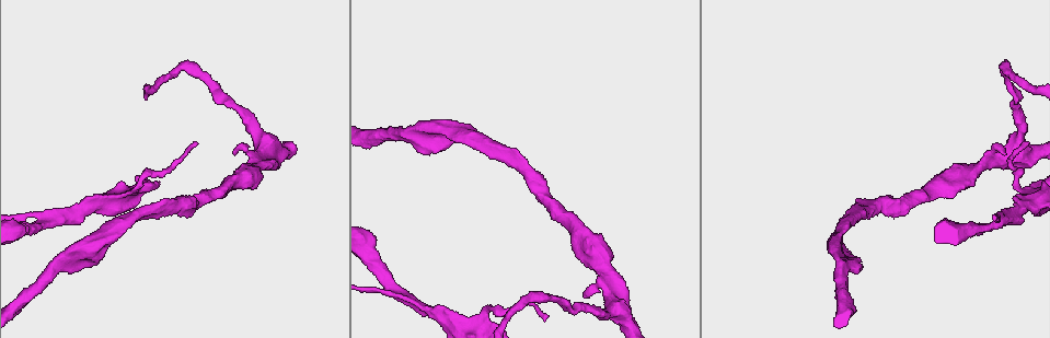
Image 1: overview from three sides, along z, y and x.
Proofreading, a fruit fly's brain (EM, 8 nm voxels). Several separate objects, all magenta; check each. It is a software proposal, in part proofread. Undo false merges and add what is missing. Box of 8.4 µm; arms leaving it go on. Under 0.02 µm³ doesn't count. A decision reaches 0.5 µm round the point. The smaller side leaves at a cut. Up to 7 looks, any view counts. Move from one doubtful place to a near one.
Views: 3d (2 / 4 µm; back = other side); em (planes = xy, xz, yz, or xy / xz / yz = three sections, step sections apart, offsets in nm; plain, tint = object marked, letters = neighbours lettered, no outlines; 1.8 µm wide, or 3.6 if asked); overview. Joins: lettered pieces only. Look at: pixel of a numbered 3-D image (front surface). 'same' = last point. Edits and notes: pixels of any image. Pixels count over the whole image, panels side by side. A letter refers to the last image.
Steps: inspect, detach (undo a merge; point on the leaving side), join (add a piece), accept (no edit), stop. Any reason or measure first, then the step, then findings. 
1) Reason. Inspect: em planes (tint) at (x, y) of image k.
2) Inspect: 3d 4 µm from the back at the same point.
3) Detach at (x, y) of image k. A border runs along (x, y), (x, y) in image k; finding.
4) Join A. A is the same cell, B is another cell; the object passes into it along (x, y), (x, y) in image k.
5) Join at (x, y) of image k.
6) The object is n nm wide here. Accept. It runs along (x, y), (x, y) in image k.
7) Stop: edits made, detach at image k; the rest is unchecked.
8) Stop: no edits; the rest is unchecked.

Side arm on a straight run. Inspect: 3d 2 µm at (394, 290) of image 1.

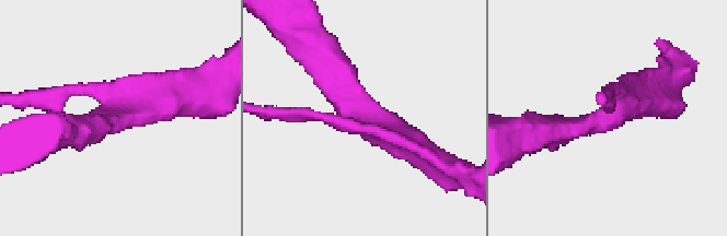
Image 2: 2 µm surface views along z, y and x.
Shape alone is not enough. Inspect: em yz step 16 (tint) at (371, 121) of image 2.

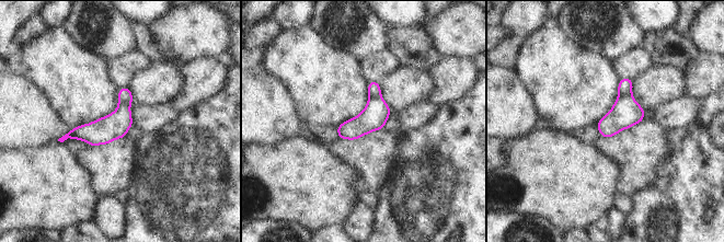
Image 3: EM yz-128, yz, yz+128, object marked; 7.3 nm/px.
Another direction. Inspect: em planes (letters) at the same point.

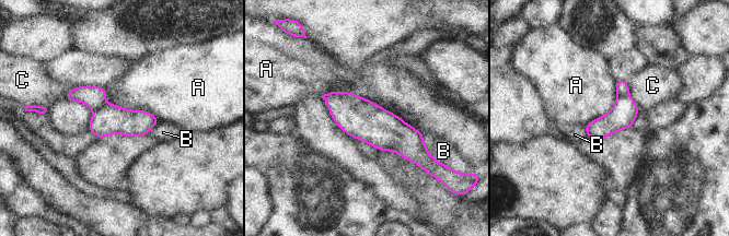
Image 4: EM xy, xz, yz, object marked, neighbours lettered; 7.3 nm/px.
Accept. A, B and C are other cells; a border runs along (320, 95), (353, 92), (413, 127) in image 4; one cell here.

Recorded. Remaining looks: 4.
Sharp bend. Inspect: em planes (letters) at (1005, 66) of image 1.

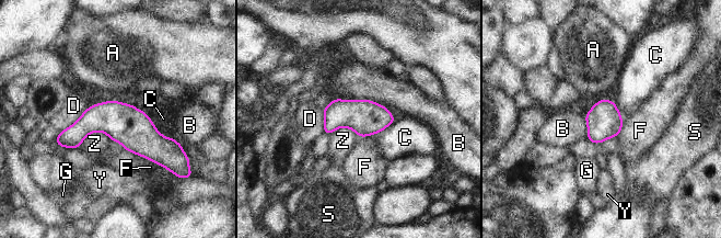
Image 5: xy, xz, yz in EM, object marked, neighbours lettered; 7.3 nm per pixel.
Accept. A, B, C, D, F, G, S, Y and Z are other cells; a border runs along (111, 138), (91, 132), (79, 148) in image 5; all the same cell.

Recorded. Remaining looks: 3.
An open end. Inspect: 3d 4 µm at (422, 152) of image 1.

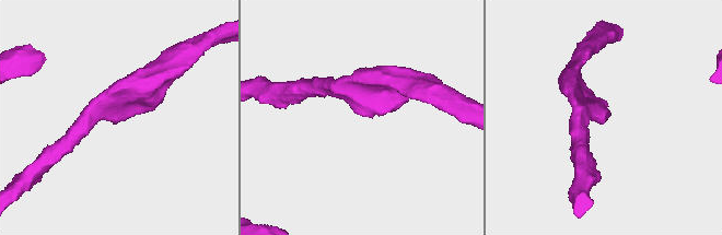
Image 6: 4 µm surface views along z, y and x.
Now the EM. Inspect: em planes (letters) at (608, 111) of image 6.

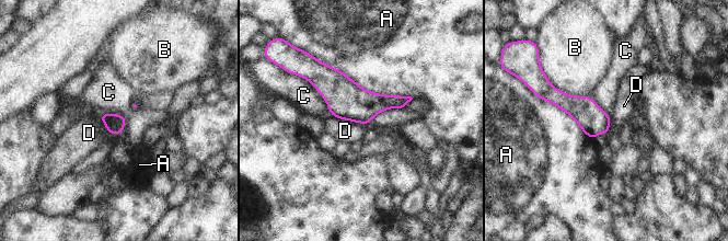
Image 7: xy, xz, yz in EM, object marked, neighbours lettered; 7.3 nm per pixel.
Accept. A, B, C and D are other cells; none of them fits.

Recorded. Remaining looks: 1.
Stop: no edits; the rest is unchecked.

